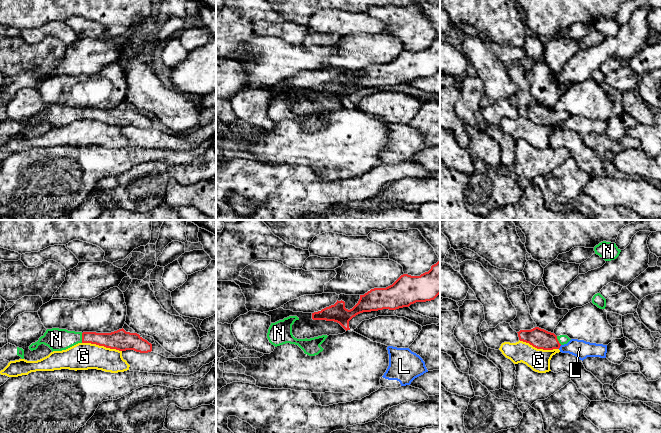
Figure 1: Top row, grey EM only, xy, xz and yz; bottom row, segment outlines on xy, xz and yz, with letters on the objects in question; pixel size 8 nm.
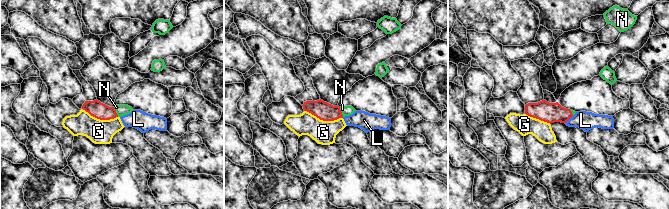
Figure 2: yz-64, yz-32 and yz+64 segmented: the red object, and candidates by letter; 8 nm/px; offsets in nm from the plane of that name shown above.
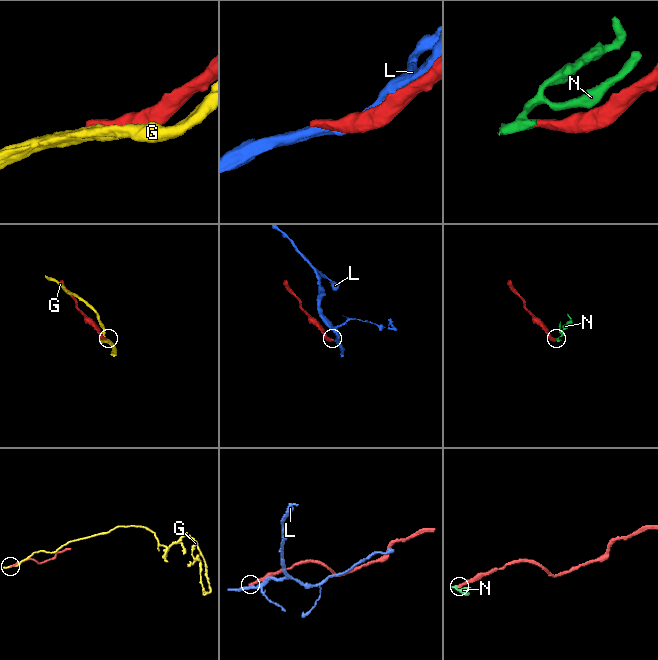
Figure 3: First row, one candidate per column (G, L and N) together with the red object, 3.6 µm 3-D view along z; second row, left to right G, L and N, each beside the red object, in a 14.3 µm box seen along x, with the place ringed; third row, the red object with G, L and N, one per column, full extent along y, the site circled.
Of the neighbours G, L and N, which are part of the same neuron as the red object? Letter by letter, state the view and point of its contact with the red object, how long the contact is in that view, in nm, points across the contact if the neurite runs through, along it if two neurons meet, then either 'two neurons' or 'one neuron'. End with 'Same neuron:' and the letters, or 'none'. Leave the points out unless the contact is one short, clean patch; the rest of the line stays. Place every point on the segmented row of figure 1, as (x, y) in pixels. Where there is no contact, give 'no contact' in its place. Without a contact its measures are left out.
G: contact xy (102, 345); length 320 nm; two neurons
L: contact yz (559, 347); length 40 nm; border yz (561, 345), (558, 348); two neurons
N: contact xy (82, 338); length 80 nm; way xy (113, 340), (82, 338), (56, 339); one neuron
Same neuron: N

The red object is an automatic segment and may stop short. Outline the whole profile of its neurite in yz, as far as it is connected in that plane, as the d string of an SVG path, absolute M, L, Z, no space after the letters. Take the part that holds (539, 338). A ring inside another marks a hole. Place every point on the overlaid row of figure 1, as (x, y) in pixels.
M539 327L531 330L520 330L517 333L520 341L543 350L559 349L561 345L567 344L571 340L567 335L556 336L554 333Z

